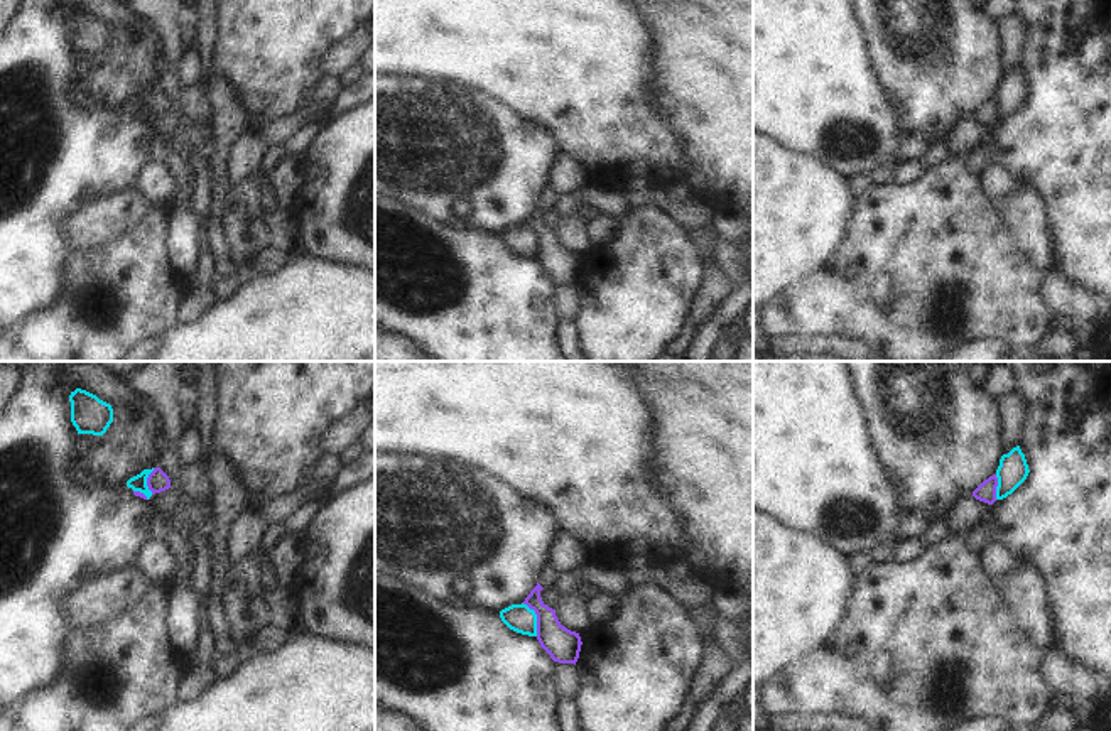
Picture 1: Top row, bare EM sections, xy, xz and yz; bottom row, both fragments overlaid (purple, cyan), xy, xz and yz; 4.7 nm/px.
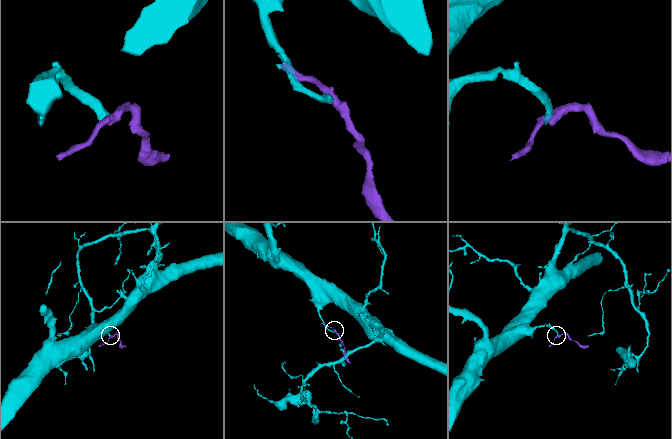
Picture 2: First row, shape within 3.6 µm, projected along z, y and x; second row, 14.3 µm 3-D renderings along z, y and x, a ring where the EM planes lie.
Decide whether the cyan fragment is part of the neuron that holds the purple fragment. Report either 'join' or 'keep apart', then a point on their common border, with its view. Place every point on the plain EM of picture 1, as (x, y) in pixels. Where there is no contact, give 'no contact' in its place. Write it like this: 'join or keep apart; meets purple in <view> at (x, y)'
keep apart; meets purple in xz at (537, 240)

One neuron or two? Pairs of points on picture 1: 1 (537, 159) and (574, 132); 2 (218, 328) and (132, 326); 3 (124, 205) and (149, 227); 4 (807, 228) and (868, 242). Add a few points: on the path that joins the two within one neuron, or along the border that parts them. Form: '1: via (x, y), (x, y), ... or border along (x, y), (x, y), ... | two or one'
1: border along (529, 119), (537, 122), (561, 151) | two
2: border along (176, 323), (139, 343) | two
3: border along (152, 205), (134, 225), (107, 242) | two
4: border along (855, 198), (850, 225), (841, 243), (819, 267) | two

